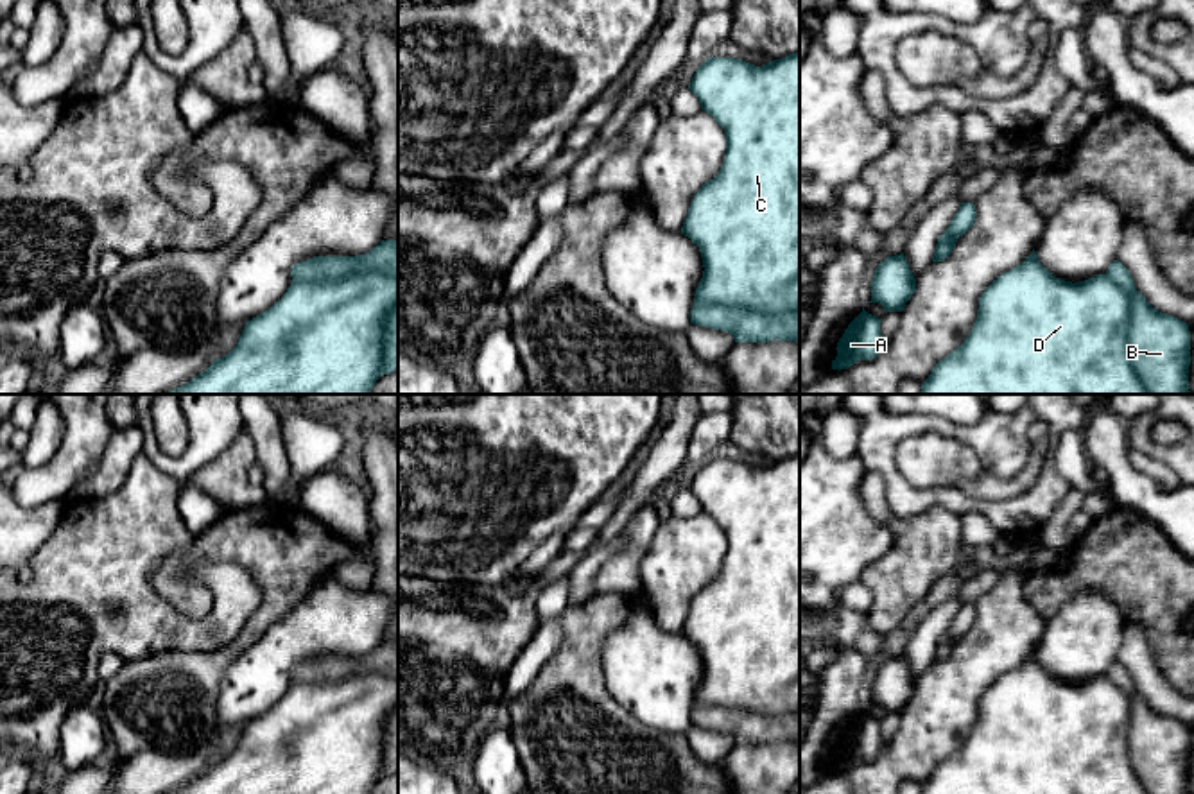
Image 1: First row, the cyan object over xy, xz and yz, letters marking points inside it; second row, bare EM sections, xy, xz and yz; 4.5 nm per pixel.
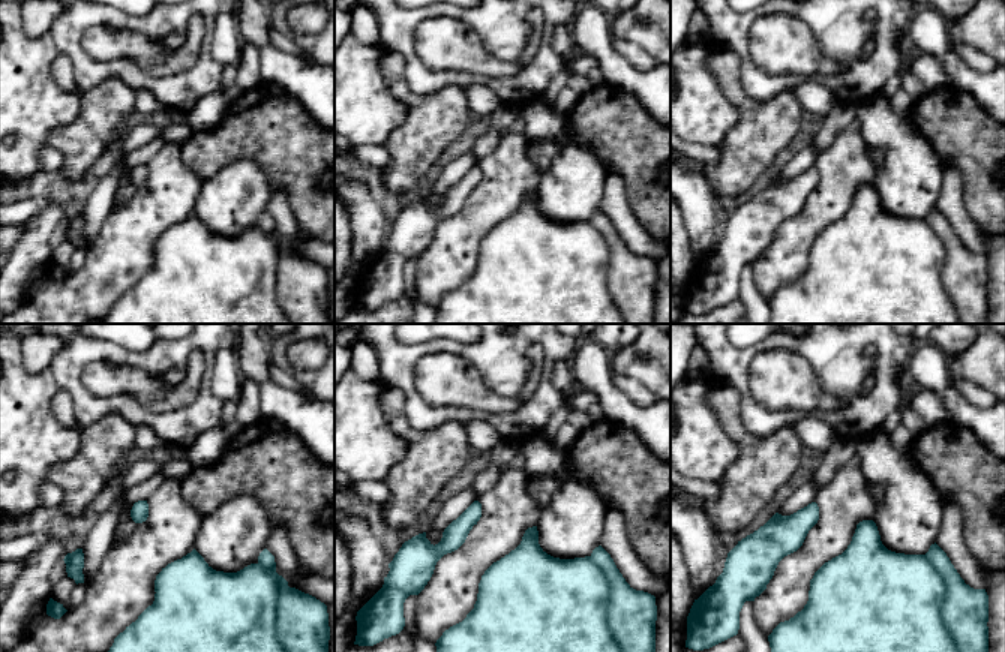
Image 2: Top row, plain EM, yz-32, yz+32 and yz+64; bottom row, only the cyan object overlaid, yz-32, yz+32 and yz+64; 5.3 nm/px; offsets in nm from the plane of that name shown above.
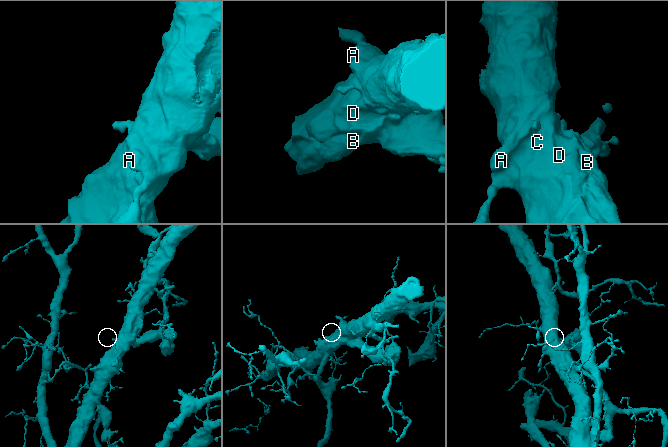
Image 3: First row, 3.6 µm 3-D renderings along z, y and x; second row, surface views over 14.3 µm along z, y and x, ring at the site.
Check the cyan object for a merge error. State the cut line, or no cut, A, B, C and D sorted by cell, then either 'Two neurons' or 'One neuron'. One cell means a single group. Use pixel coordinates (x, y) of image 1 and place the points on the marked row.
Split along yz (1105, 275), (1126, 296), (1128, 359), (1137, 380), (1148, 393). Groups: A C D / B. Two neurons

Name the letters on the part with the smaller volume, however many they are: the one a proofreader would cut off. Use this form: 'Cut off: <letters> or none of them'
Cut off: B

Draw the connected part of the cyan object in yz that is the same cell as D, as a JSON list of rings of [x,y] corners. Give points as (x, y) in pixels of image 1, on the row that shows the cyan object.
[[[1036,251],[1011,271],[993,280],[979,298],[977,319],[965,342],[939,360],[921,384],[921,394],[1147,394],[1129,360],[1129,301],[1122,289],[1106,274],[1072,283],[1052,276],[1038,260]]]

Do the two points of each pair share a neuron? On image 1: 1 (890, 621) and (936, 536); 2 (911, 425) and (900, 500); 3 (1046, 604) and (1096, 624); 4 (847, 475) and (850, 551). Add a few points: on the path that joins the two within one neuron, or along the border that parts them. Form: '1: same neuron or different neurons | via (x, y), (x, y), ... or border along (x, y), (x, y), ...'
1: same neuron | via (891, 599), (897, 581), (917, 558)
2: same neuron | via (891, 440), (888, 443), (888, 470), (895, 481)
3: different neurons | border along (1099, 594), (1090, 590), (1076, 592), (1046, 622)
4: same neuron | via (847, 493), (847, 533)

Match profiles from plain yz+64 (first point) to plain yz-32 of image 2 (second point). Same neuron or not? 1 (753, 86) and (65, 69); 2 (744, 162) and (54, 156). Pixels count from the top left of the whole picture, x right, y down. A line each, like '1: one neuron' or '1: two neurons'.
1: two neurons
2: two neurons

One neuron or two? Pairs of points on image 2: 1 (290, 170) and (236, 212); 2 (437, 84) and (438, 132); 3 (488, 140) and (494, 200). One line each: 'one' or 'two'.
1: two
2: two
3: two

